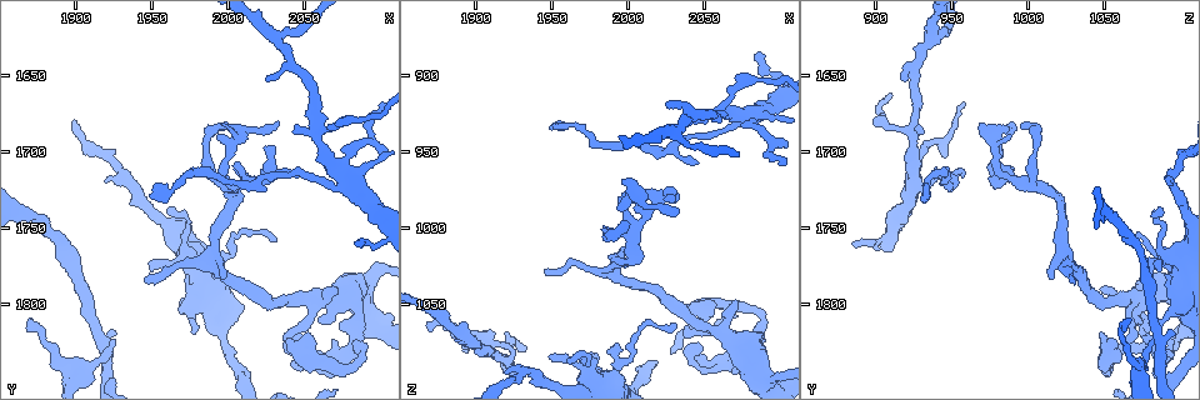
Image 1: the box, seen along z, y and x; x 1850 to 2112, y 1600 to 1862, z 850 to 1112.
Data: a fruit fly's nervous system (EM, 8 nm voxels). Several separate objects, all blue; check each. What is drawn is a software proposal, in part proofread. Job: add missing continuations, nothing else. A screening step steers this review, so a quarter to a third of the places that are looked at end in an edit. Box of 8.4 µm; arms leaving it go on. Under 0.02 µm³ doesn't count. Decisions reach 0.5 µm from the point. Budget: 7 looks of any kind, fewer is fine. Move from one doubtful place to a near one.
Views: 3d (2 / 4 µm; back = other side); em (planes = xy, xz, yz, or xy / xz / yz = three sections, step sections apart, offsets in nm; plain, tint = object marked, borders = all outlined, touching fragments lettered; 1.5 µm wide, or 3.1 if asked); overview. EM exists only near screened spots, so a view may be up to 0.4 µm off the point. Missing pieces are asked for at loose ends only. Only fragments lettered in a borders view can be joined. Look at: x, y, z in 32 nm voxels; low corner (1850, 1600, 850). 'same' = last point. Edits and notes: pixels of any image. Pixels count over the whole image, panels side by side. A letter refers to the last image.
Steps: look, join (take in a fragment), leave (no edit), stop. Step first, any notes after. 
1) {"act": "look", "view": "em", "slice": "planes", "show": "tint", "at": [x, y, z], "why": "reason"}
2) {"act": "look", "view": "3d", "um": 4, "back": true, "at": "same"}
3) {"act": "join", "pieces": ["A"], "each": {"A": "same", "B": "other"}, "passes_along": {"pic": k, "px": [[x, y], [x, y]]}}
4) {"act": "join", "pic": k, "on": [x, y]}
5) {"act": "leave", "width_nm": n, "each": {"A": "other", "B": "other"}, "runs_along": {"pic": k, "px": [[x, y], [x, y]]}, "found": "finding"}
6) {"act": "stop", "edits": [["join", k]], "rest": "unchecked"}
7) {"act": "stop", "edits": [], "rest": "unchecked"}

{"act": "look", "view": "3d", "um": 4, "at": [2024, 1698, 982]}

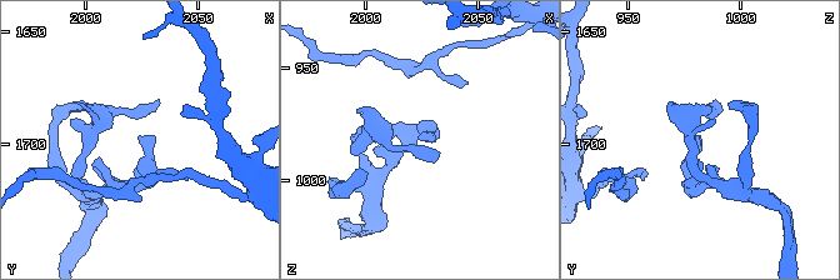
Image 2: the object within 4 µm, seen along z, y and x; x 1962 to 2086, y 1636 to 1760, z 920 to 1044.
{"act": "look", "view": "em", "slice": "xz", "step": 4, "show": "borders", "at": [2024, 1698, 982]}

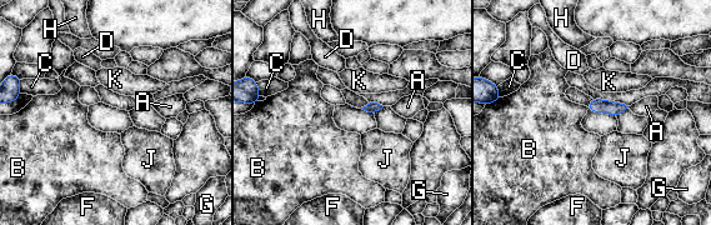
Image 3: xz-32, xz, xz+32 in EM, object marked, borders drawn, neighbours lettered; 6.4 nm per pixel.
{"act": "look", "view": "em", "slice": "planes", "show": "borders", "at": "same"}

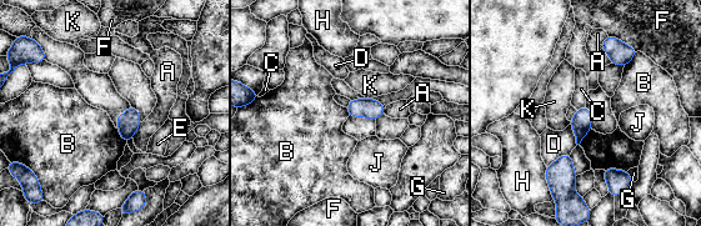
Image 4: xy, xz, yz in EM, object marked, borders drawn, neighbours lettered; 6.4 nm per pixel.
{"act": "leave", "each": {"A": "other", "B": "other", "C": "other", "D": "other", "E": "other", "F": "other", "G": "other", "H": "other", "J": "other", "K": "other"}, "border": {"pic": 4, "px": [[604, 169], [622, 169], [626, 171]]}, "found": "no lettered fragment goes on from it"}

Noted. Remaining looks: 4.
{"act": "look", "view": "3d", "um": 2, "at": [1946, 1784, 1028], "why": "tapers out"}

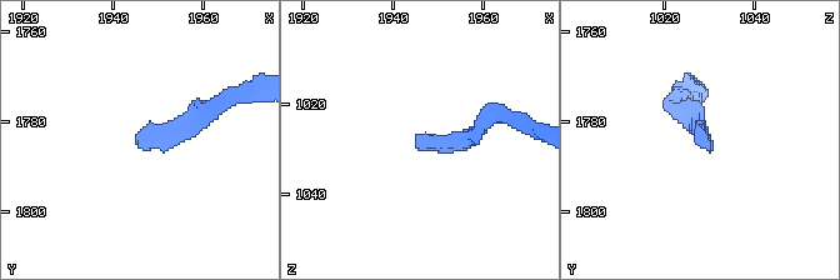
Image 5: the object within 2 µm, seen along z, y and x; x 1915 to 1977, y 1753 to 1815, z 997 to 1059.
{"act": "look", "view": "em", "slice": "planes", "show": "borders", "at": [1945, 1784, 1030], "why": "shape alone is not enough"}

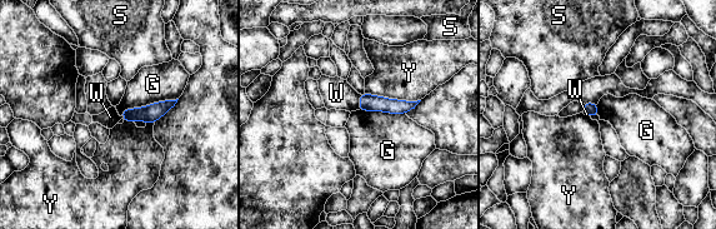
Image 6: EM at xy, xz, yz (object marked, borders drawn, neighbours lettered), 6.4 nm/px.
{"act": "leave", "each": {"G": "other", "S": "other", "W": "other", "Y": "other"}, "border": {"pic": 6, "px": [[360, 94], [358, 109]]}, "found": "none of them fits"}

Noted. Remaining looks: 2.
{"act": "look", "view": "3d", "um": 4, "at": [2088, 1760, 886], "why": "tapers out"}

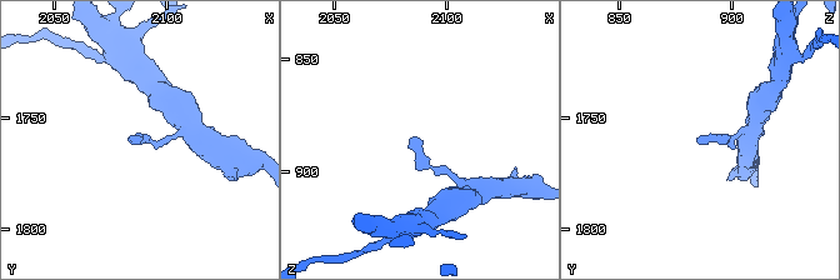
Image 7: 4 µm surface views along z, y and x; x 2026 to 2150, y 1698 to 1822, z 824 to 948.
{"act": "look", "view": "em", "slice": "planes", "show": "borders", "at": [2089, 1761, 886]}

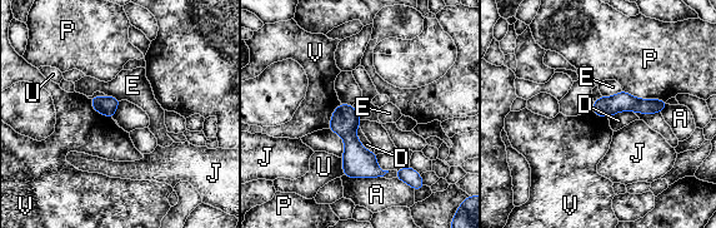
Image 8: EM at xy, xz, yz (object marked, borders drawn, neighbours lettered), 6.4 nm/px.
{"act": "leave", "width_nm": 130, "longest_contact_nm": ["P", 300], "each": {"A": "other", "D": "other", "E": "other", "J": "other", "P": "other", "U": "other", "V": "other"}, "found": "none of them fits"}

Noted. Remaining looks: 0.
{"act": "stop", "edits": [], "rest": "unchecked"}

